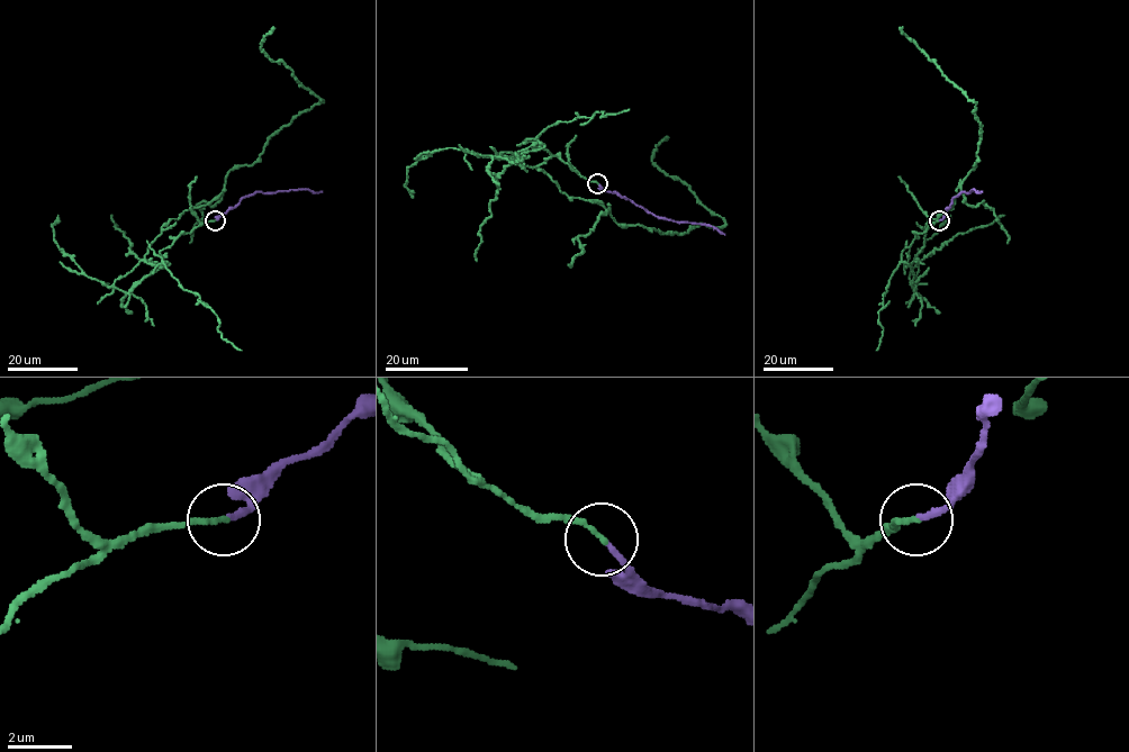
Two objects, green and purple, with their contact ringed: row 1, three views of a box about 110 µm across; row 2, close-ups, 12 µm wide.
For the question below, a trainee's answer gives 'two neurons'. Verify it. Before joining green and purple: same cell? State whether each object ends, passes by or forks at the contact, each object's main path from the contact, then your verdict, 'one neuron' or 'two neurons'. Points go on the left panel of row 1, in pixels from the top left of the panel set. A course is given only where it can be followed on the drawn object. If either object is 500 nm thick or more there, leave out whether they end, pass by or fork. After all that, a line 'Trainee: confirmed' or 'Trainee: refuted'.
green ends; purple ends; course green (215, 220), (163, 248), (160, 265), (144, 259), (171, 218), (208, 205), (322, 101), (261, 48), (274, 28); course purple (215, 220), (243, 198), (256, 192), (322, 191); two neurons
Trainee: confirmed

